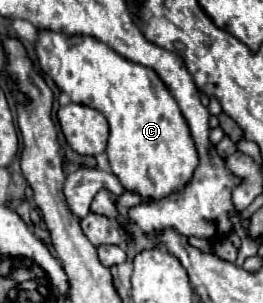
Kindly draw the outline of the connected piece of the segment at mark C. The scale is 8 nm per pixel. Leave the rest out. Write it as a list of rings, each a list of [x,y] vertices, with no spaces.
[[[38,30],[34,54],[40,70],[50,76],[72,102],[104,114],[110,124],[106,154],[112,172],[126,190],[160,200],[190,180],[198,164],[198,154],[188,124],[174,96],[152,68],[130,62],[92,36],[68,36],[52,30]]]

